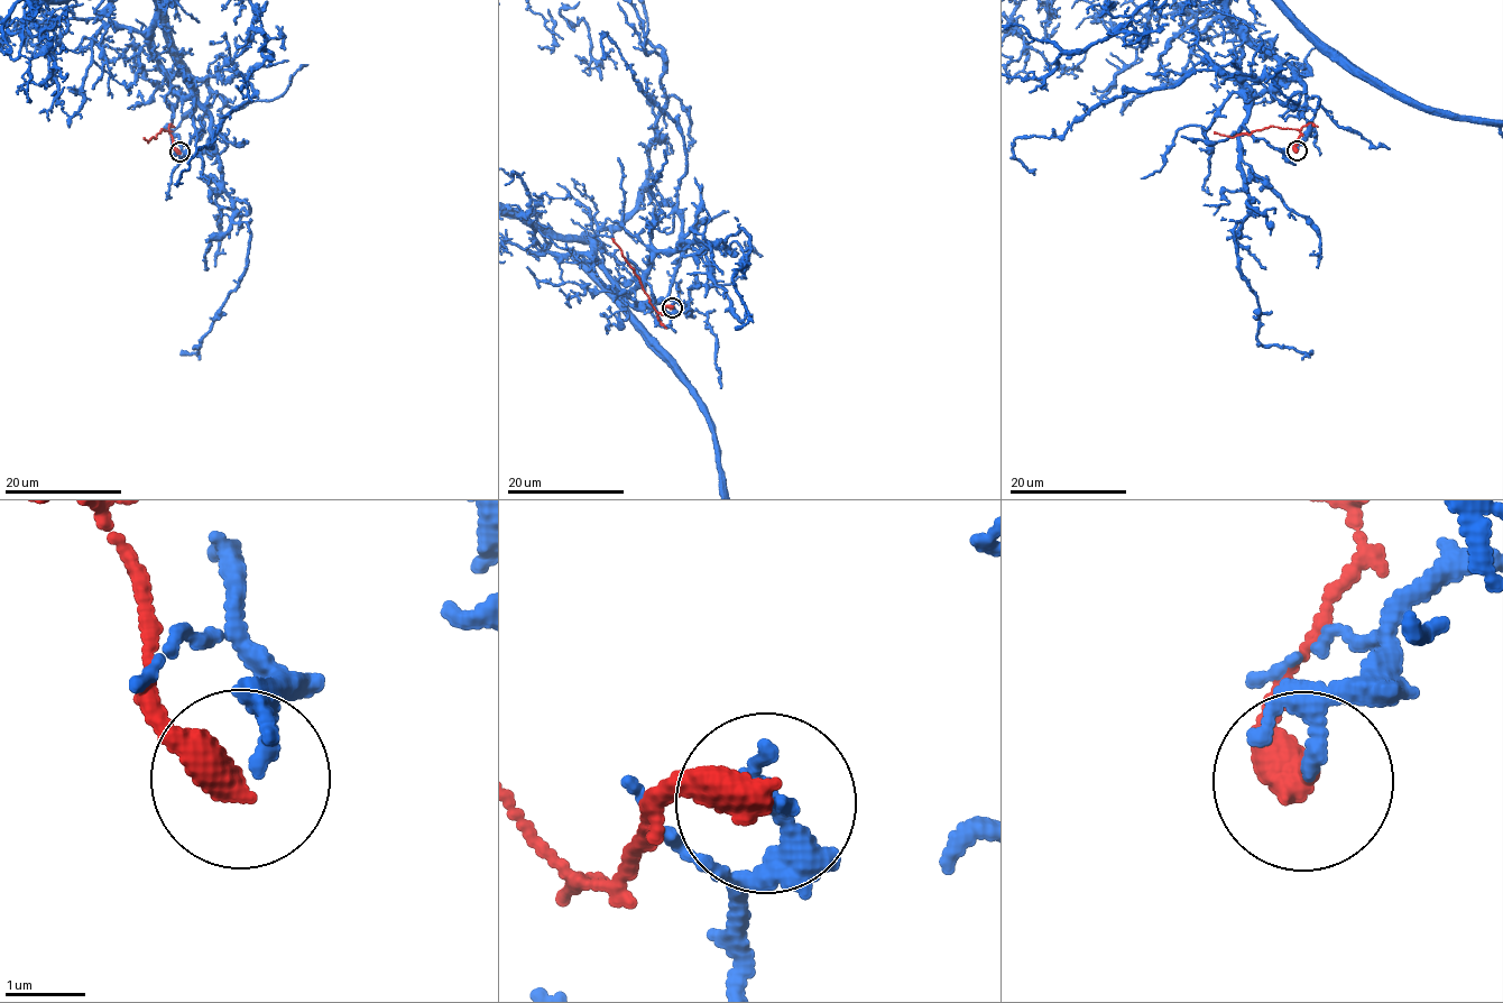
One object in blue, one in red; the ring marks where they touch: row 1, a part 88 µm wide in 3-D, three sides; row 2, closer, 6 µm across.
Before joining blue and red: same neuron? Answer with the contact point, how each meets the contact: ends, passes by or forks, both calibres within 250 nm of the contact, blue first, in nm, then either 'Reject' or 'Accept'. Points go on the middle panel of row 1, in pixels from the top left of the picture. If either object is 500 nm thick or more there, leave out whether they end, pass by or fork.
Place: (672, 307). At the ring blue passes by. At the ring red ends. Thickness 140 nm (blue) against 440 nm. Reject

